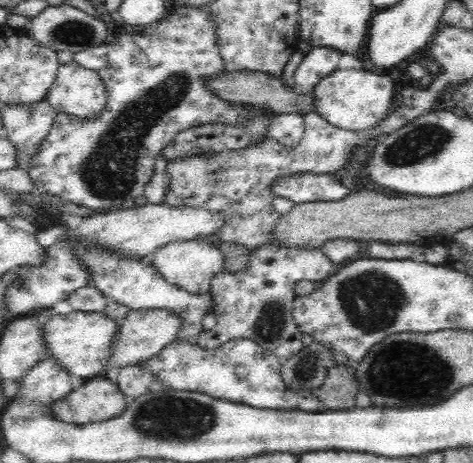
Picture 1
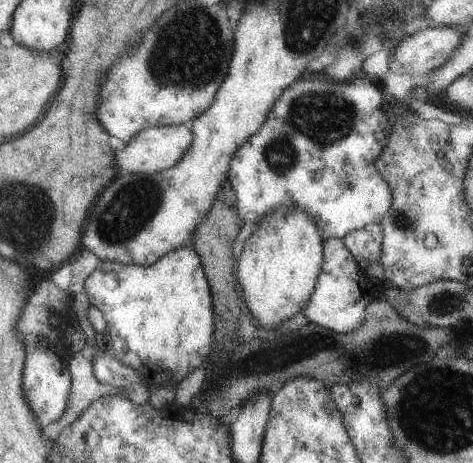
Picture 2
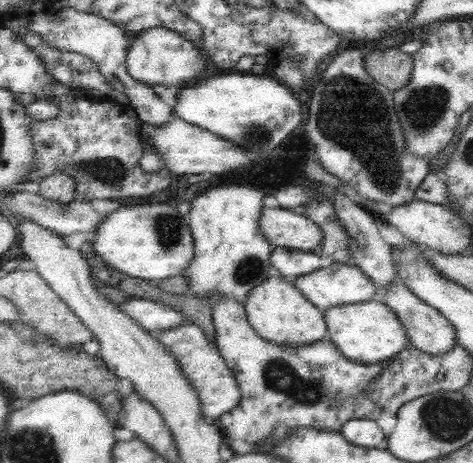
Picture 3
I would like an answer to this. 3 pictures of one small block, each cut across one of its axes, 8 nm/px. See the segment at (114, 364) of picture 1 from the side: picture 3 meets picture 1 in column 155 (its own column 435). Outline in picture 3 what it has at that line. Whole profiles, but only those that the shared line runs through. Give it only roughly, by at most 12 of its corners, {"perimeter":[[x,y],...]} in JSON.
{"perimeter":[[403,284],[385,288],[385,304],[409,346],[441,356],[457,346],[449,320]]}

